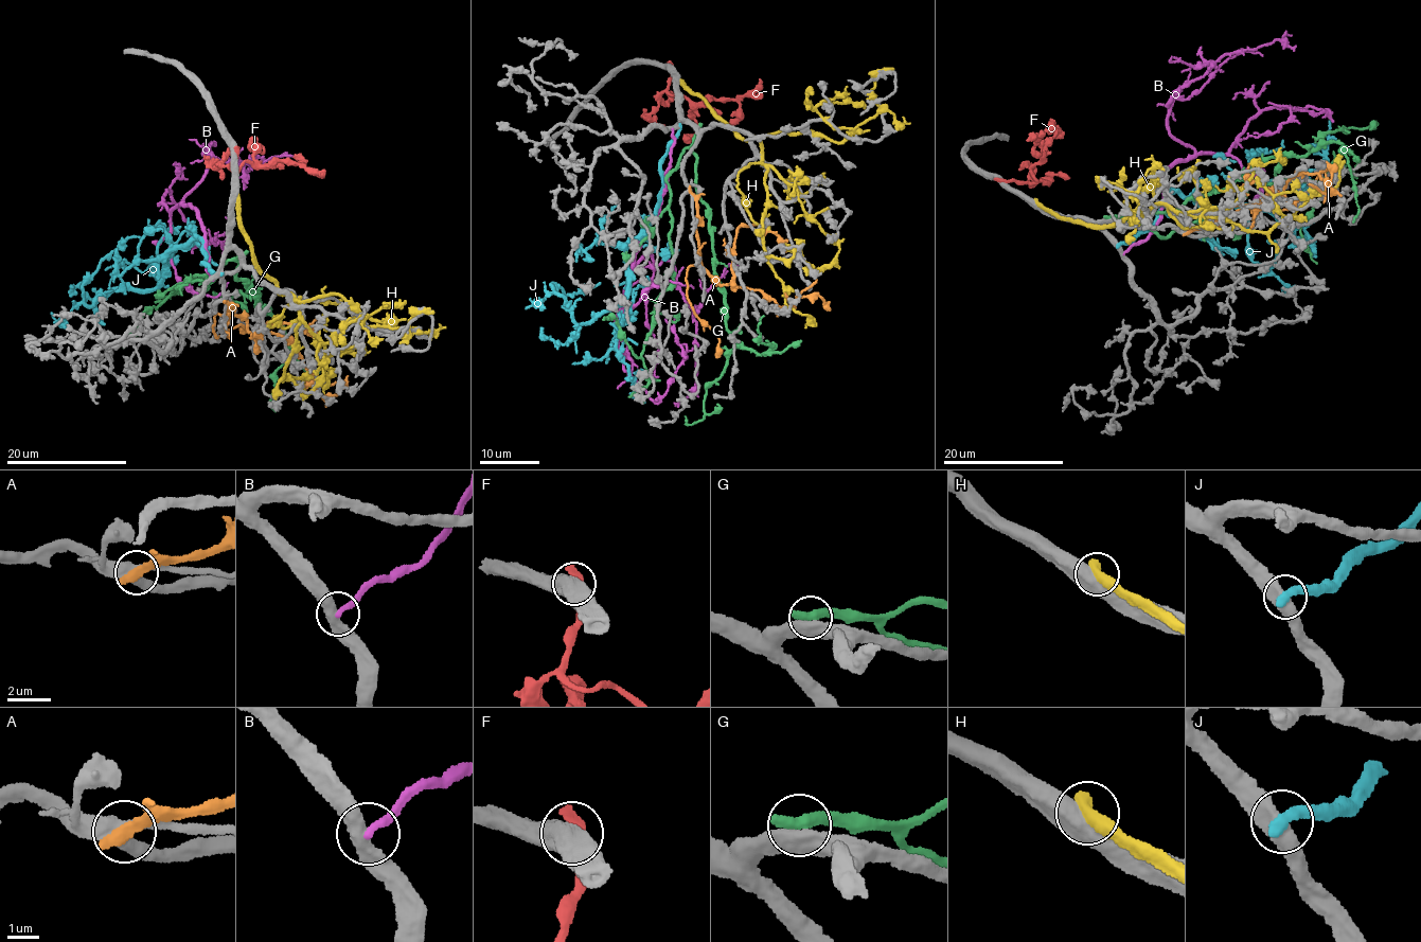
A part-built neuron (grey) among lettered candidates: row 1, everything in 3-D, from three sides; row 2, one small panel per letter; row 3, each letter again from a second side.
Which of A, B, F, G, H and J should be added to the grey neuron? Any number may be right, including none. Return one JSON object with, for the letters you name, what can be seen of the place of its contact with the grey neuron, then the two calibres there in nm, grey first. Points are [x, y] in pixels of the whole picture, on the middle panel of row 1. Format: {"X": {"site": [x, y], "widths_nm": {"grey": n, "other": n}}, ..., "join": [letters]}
{"join": []}

